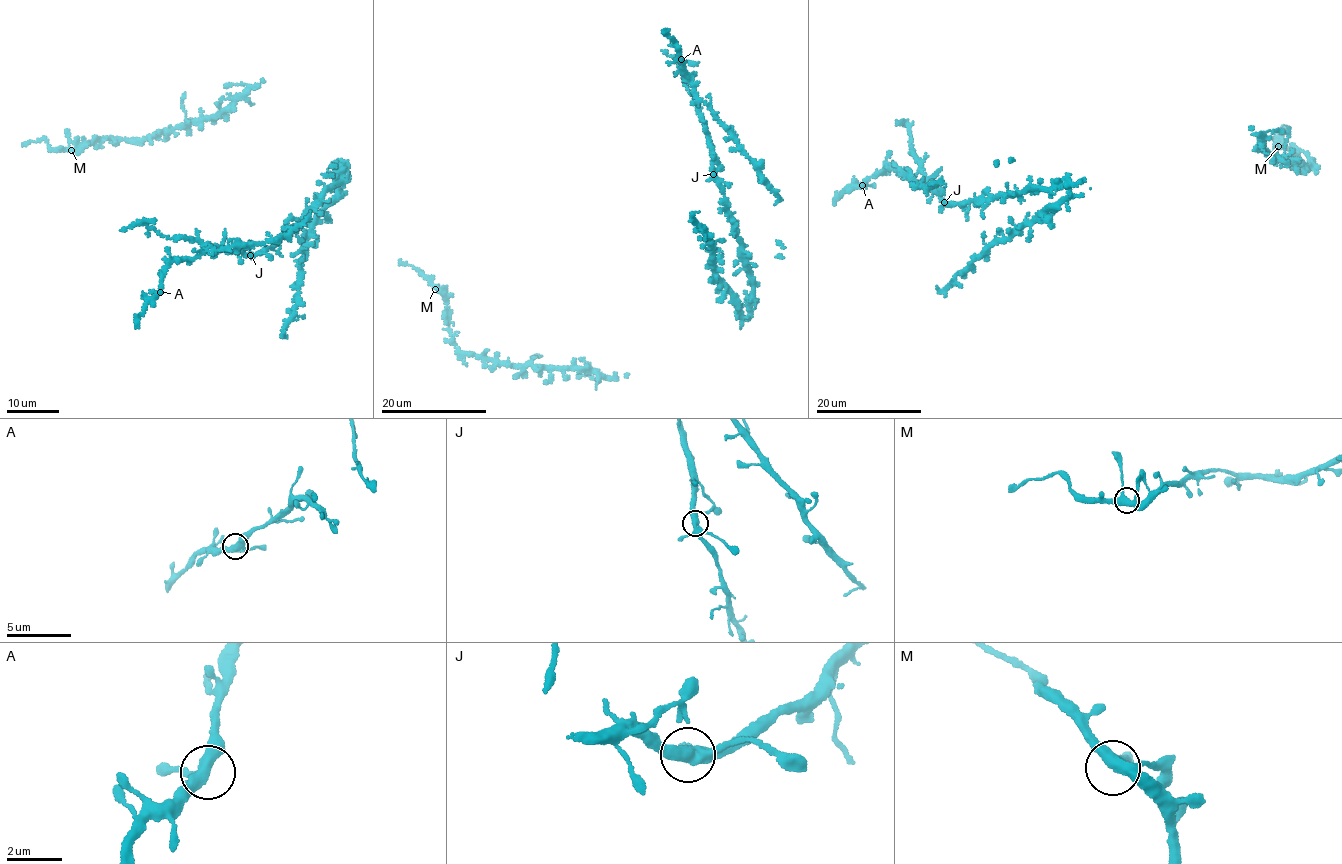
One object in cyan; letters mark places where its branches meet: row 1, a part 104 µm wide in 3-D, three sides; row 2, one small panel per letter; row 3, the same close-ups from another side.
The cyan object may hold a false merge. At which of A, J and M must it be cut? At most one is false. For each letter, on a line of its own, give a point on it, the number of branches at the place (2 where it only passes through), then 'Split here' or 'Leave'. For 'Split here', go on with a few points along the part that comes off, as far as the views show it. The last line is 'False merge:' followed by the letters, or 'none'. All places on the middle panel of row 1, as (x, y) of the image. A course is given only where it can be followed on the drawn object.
A: Place: (681, 59). Branches: 4. Leave
J: Place: (713, 174). Branches: 4. Leave
M: Place: (435, 289). Branches: 4. Leave
False merge: none

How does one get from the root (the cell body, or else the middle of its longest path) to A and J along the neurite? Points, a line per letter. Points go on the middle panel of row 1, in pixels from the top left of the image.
A: (740, 329), (738, 308), (748, 307), (752, 274), (714, 174), (702, 121), (714, 113), (695, 93), (681, 59)
J: (740, 329), (743, 325), (738, 308), (748, 307), (752, 274), (742, 256), (741, 242), (722, 185), (713, 174)

